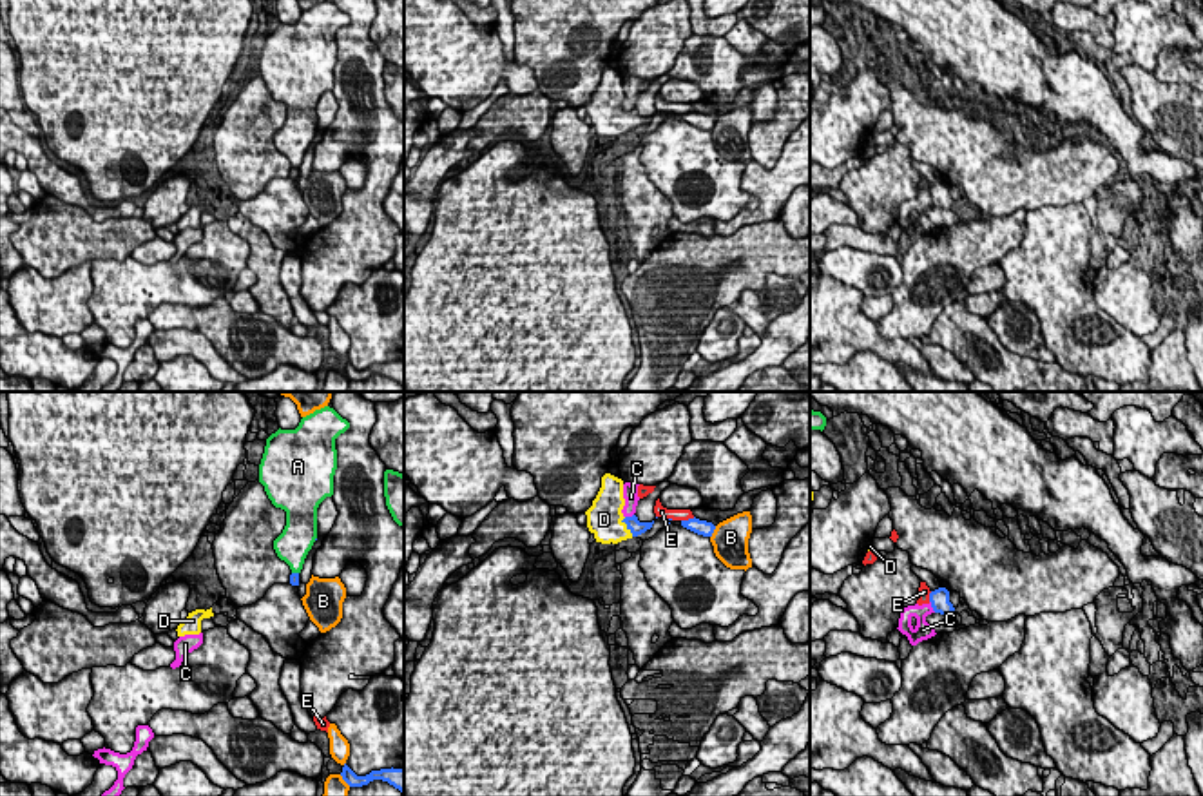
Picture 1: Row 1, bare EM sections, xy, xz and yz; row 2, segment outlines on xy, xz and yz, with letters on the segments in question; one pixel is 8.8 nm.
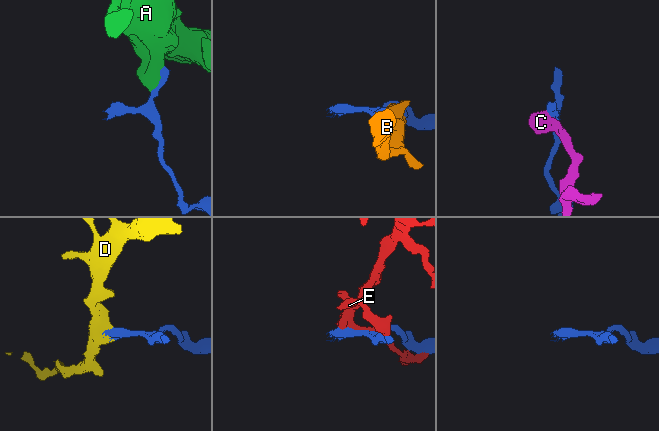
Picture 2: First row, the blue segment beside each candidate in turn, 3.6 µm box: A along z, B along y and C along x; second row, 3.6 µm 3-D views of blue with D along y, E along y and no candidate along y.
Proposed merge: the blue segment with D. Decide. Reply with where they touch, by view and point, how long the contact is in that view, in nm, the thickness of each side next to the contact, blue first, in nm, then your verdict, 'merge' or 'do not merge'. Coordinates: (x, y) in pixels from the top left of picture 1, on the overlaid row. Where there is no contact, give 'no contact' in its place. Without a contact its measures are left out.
meets blue in xz at (627, 526); contact 190 nm long; 130 nm thick on the blue side, 320 nm on the other; merge

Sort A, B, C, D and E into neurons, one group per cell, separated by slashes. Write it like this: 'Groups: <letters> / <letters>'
Groups: A / B / C E / D

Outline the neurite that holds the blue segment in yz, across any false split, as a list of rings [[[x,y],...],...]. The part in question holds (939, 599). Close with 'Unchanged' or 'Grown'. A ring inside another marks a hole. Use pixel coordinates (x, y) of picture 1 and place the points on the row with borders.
[[[946,587],[931,591],[929,602],[935,613],[949,616],[955,611],[953,604],[949,602],[949,591]]]. Unchanged

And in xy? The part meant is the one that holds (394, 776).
[[[346,763],[342,767],[341,772],[342,780],[350,785],[350,787],[362,787],[368,785],[373,780],[382,780],[388,781],[390,785],[393,785],[395,789],[399,789],[404,796],[404,769],[380,769],[380,771],[371,771],[366,776],[357,776]]]. Unchanged

